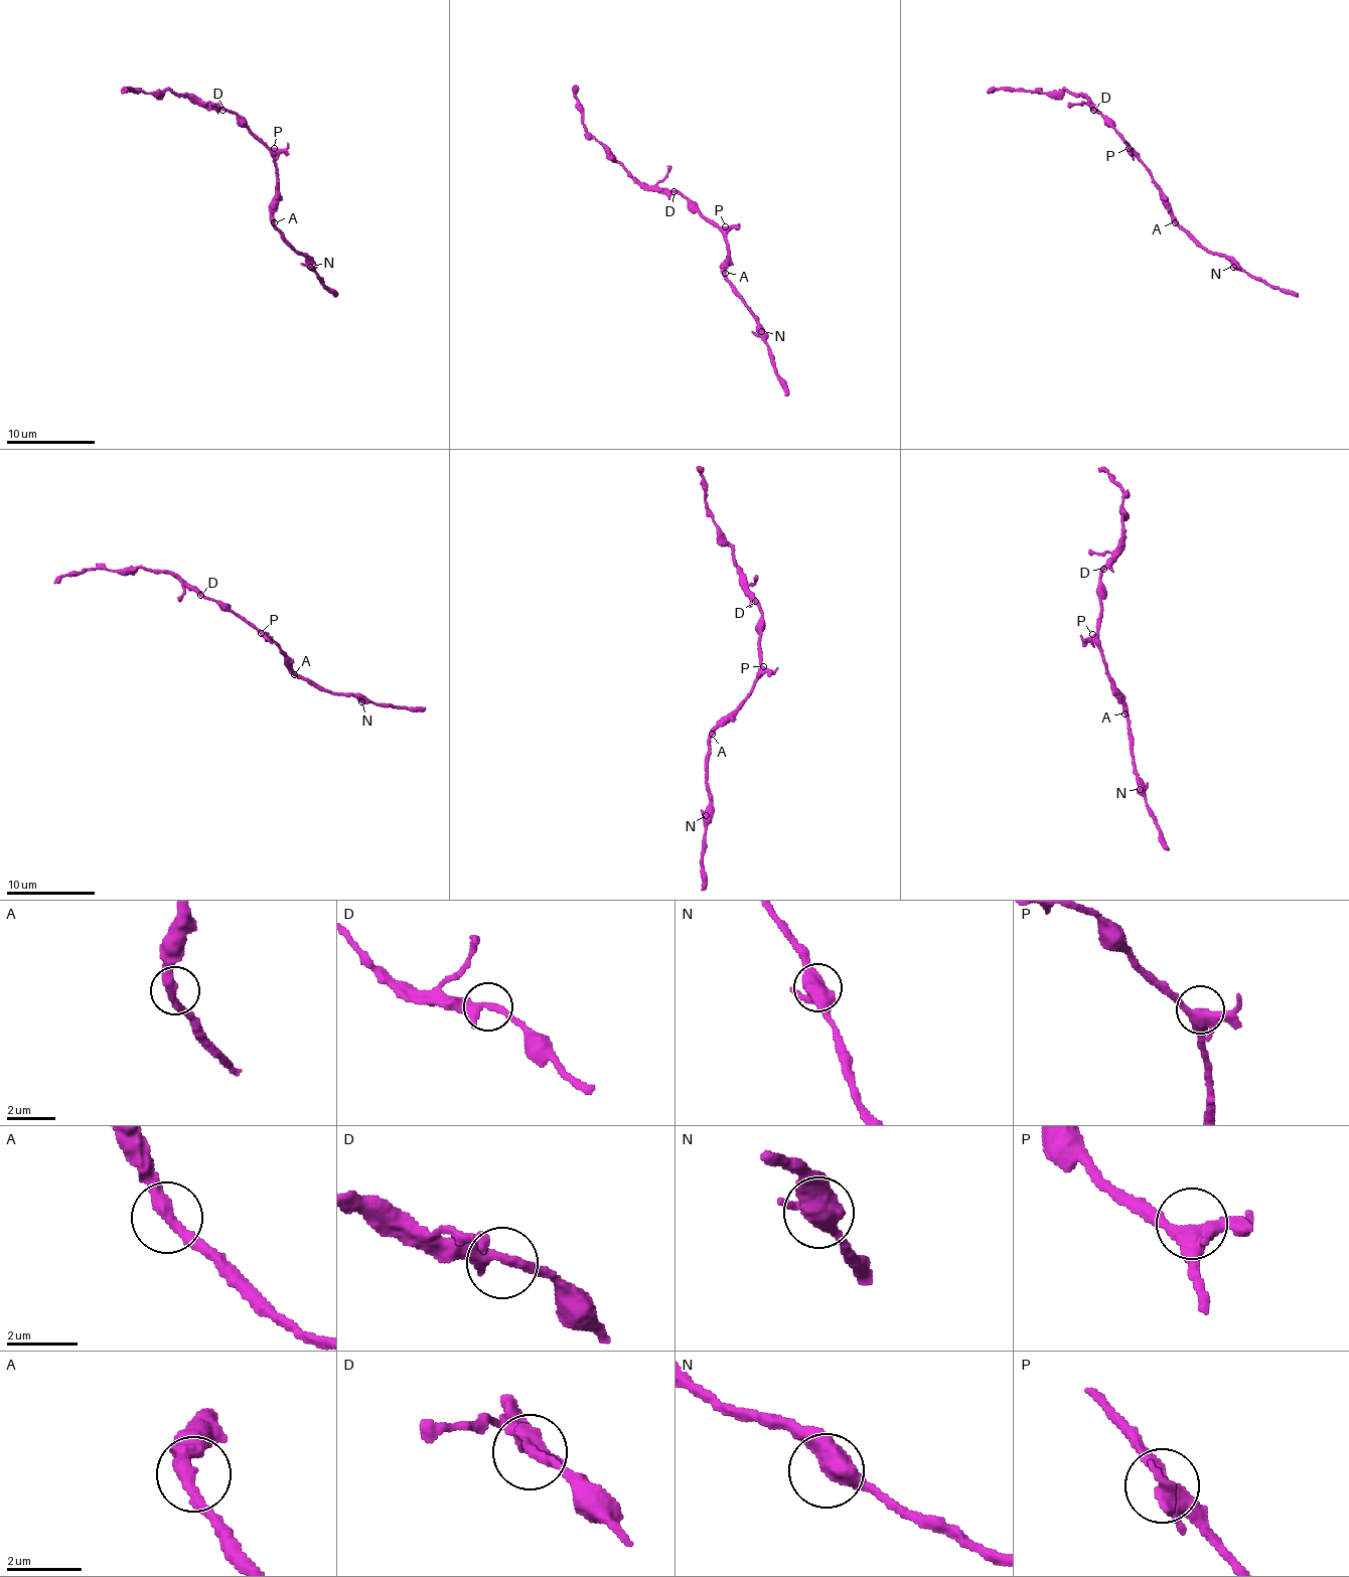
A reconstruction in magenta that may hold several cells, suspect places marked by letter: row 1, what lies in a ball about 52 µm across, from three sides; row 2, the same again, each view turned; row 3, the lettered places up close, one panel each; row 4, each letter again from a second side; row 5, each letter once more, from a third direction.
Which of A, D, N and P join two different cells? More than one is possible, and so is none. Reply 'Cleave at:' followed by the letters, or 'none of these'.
Cleave at: none of these

